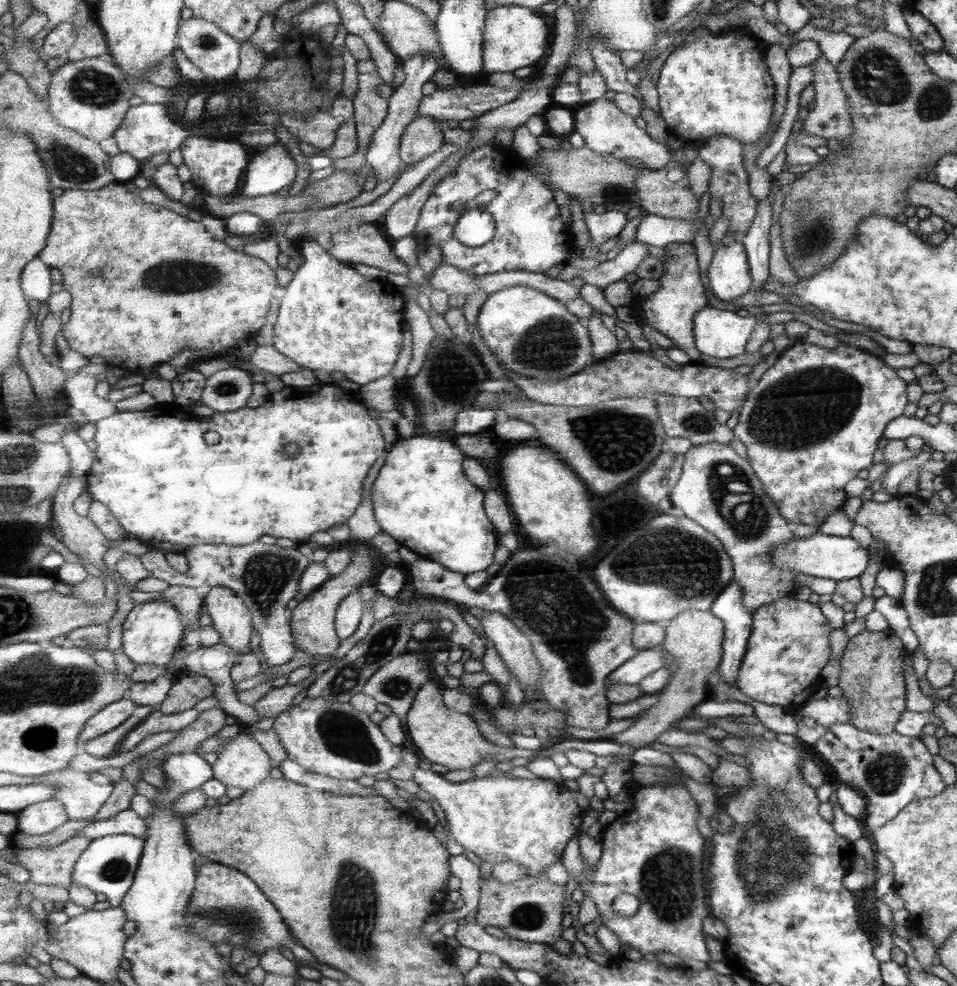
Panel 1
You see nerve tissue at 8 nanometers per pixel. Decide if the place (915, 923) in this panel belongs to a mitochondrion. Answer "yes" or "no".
no

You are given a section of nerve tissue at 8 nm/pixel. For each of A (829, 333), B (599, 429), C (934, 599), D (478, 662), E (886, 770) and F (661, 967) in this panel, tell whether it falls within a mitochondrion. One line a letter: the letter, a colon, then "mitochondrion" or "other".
A: other
B: mitochondrion
C: mitochondrion
D: other
E: mitochondrion
F: other

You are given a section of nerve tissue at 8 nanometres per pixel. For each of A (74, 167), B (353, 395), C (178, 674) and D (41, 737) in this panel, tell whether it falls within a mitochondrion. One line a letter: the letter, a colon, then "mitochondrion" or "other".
A: mitochondrion
B: other
C: other
D: mitochondrion

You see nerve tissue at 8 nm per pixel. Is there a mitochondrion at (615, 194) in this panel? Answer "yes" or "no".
yes

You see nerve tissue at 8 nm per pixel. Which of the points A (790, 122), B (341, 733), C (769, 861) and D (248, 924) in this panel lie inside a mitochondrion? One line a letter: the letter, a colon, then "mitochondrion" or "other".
A: other
B: mitochondrion
C: mitochondrion
D: mitochondrion

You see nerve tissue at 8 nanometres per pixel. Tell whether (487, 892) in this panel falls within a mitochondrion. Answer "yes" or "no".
no

